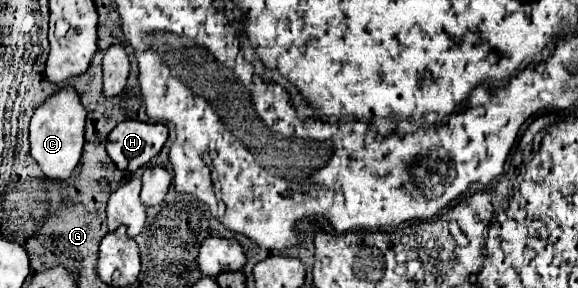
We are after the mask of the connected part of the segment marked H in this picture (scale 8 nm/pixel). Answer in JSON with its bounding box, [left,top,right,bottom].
[106,120,168,172]

